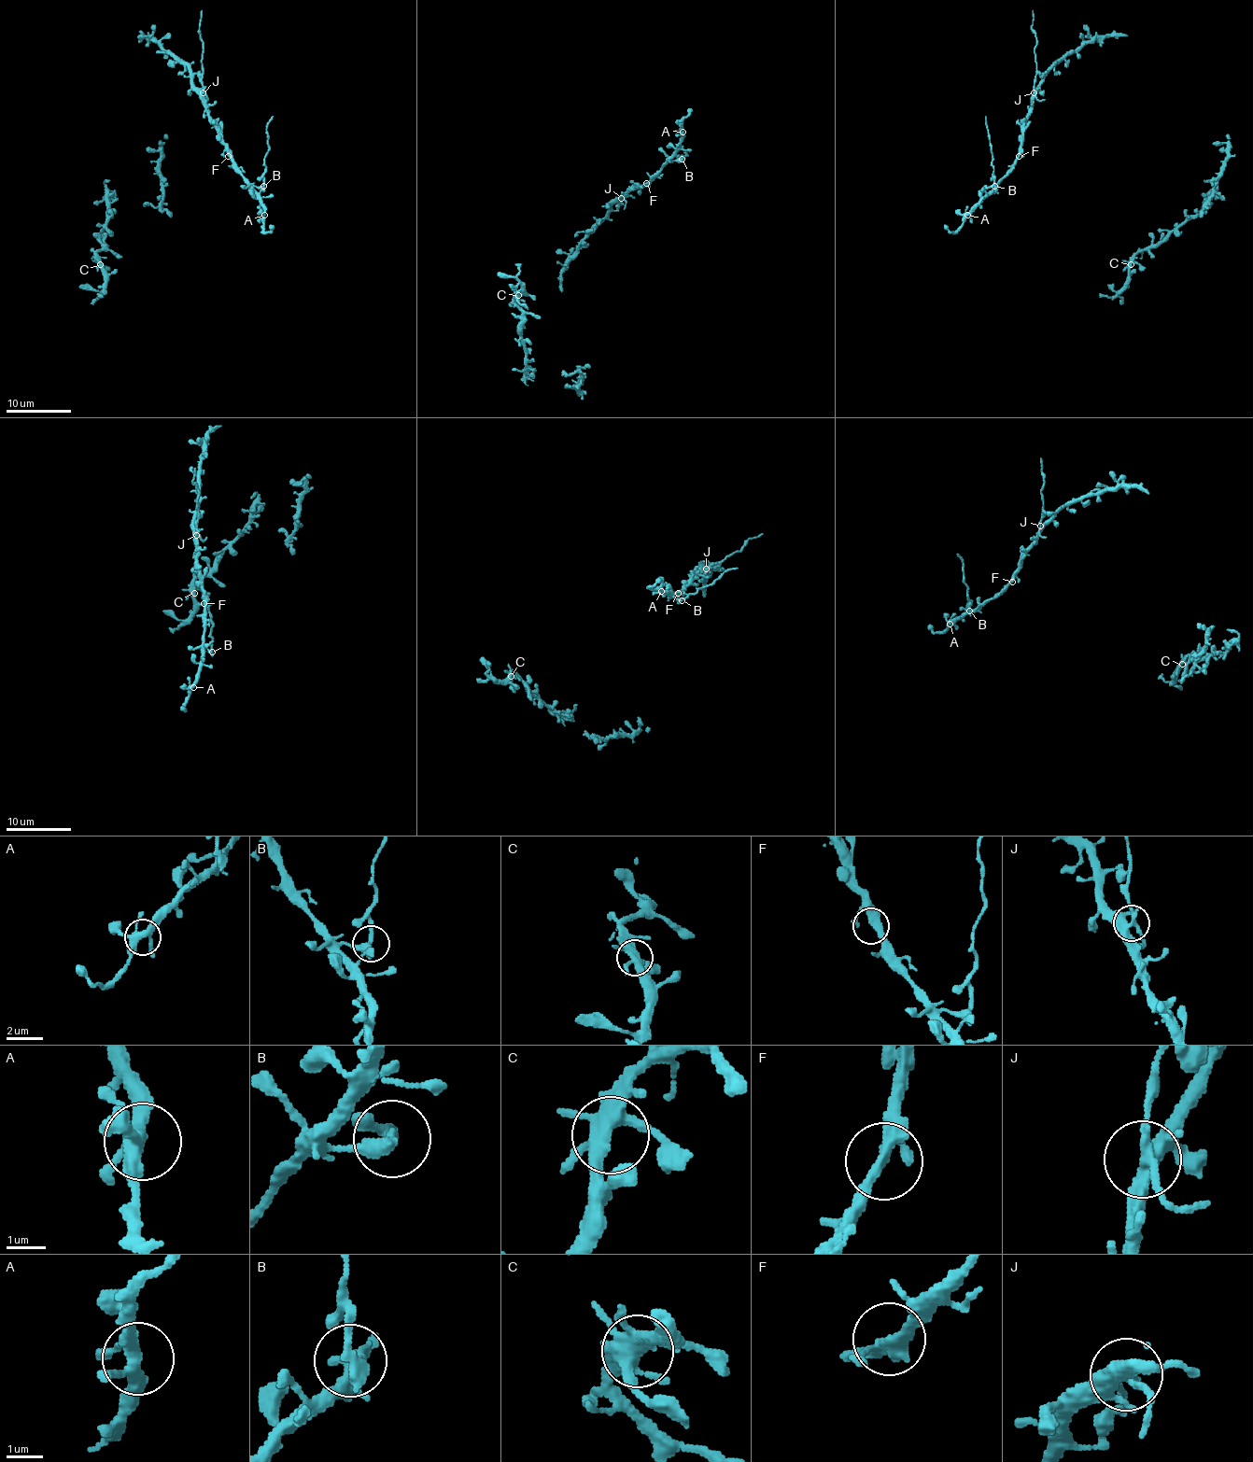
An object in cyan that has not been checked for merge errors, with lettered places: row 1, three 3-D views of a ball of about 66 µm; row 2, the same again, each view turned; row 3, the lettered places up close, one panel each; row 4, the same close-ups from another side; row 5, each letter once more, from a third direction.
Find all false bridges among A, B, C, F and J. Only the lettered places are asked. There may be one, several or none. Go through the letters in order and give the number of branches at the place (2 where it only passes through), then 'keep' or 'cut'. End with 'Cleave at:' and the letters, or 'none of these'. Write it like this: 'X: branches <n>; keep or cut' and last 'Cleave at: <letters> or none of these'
A: branches 5; keep
B: branches 2; cut
C: branches 5; keep
F: branches 2; keep
J: branches 5; cut
Cleave at: B, J

